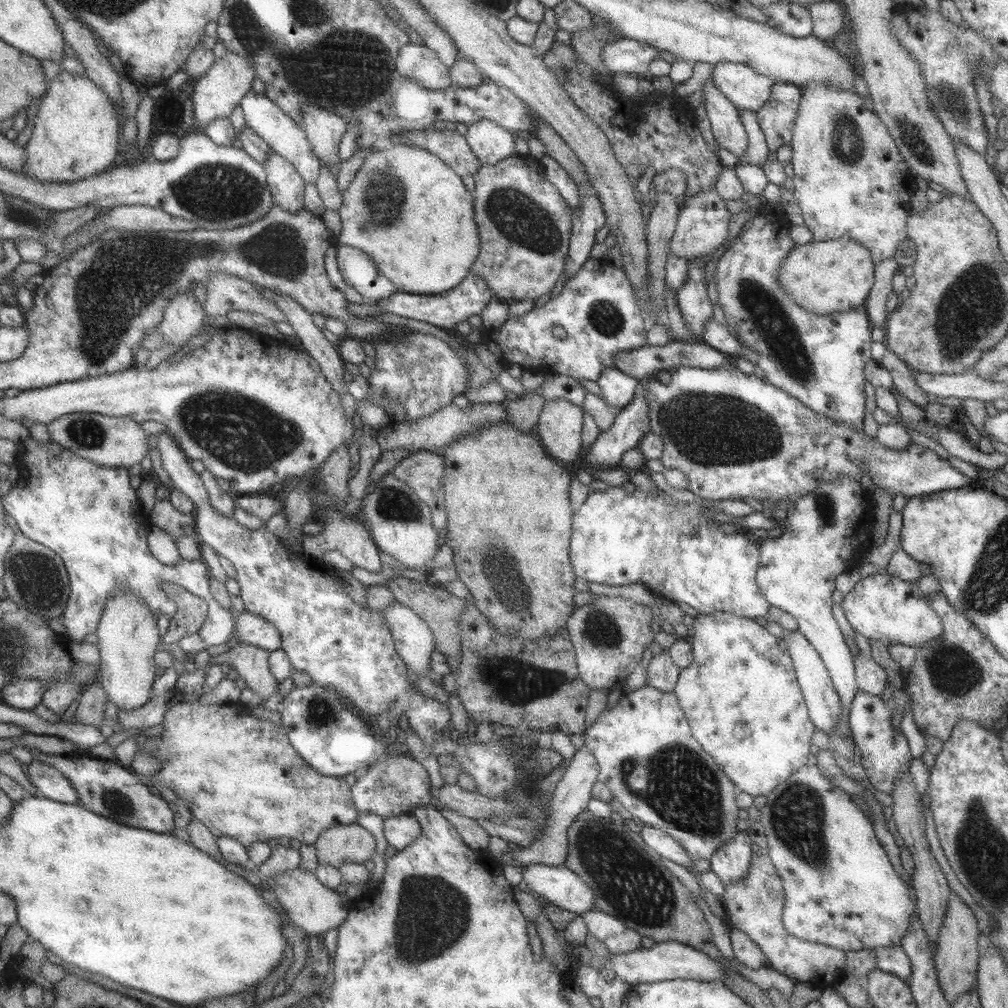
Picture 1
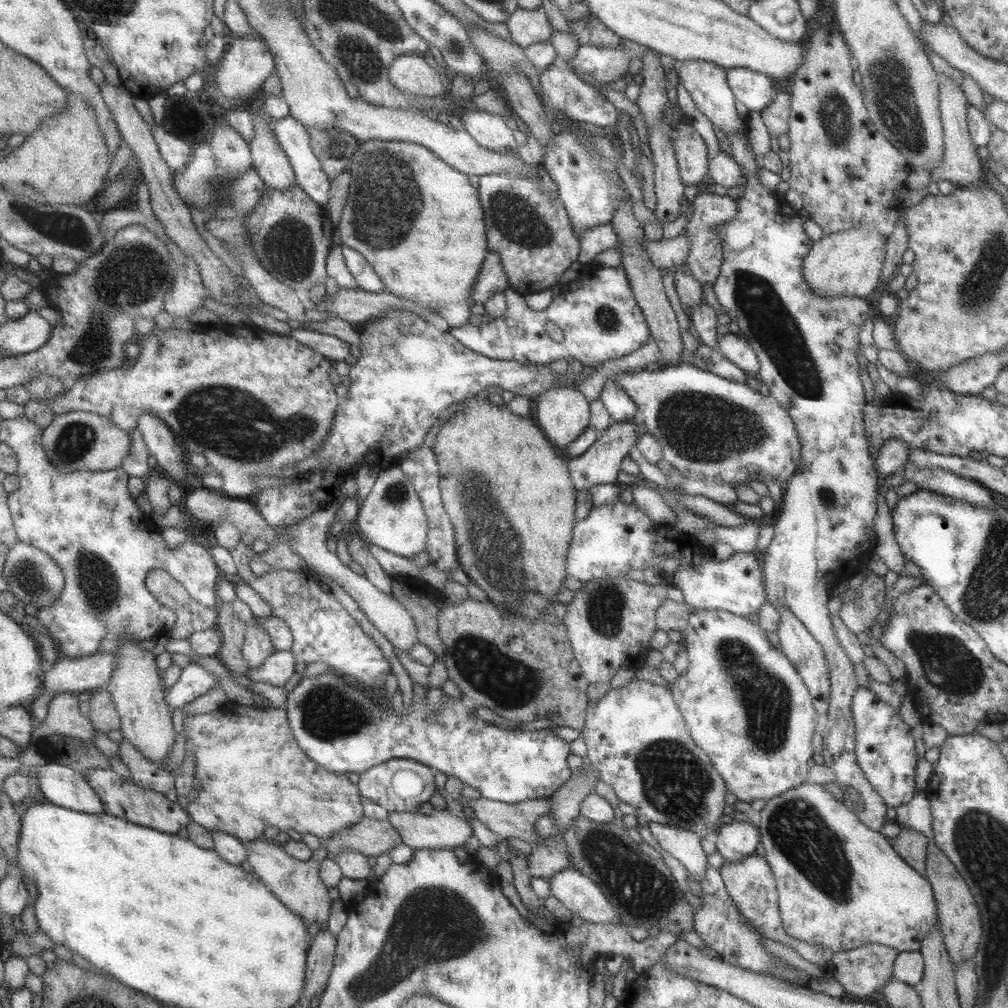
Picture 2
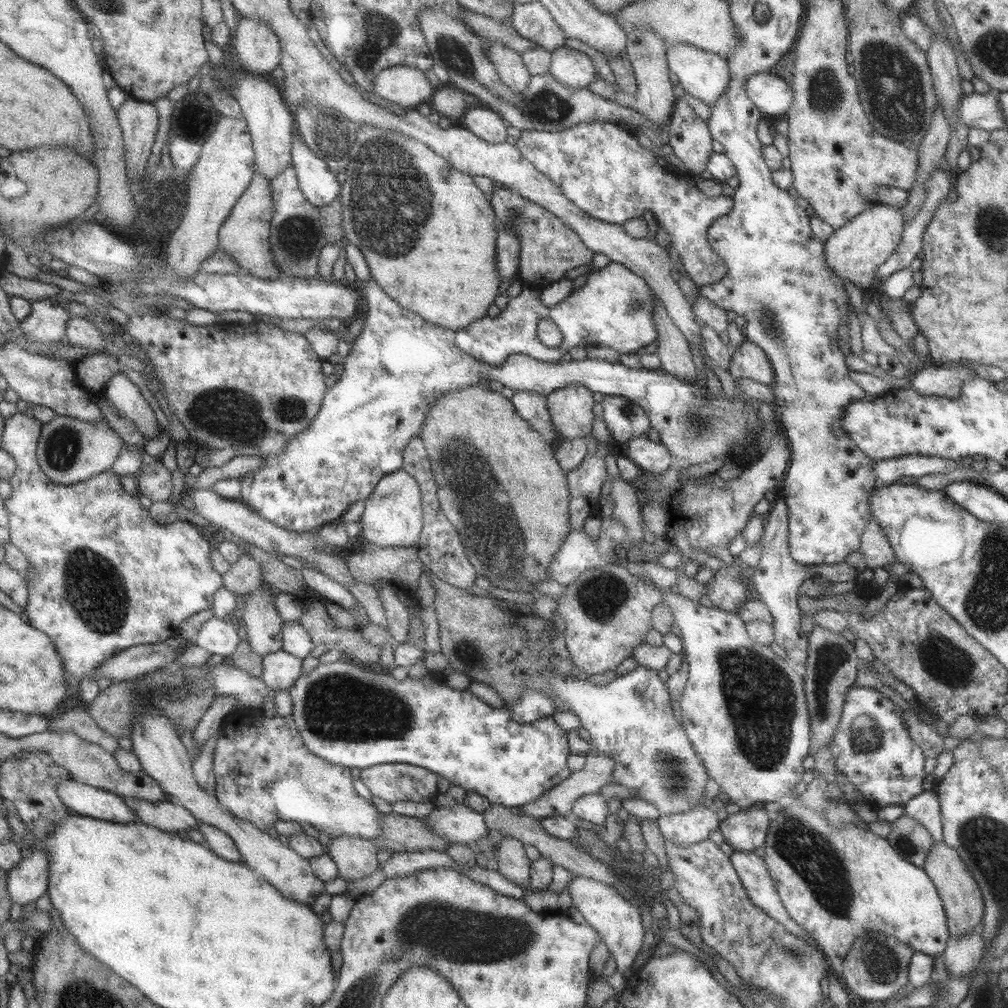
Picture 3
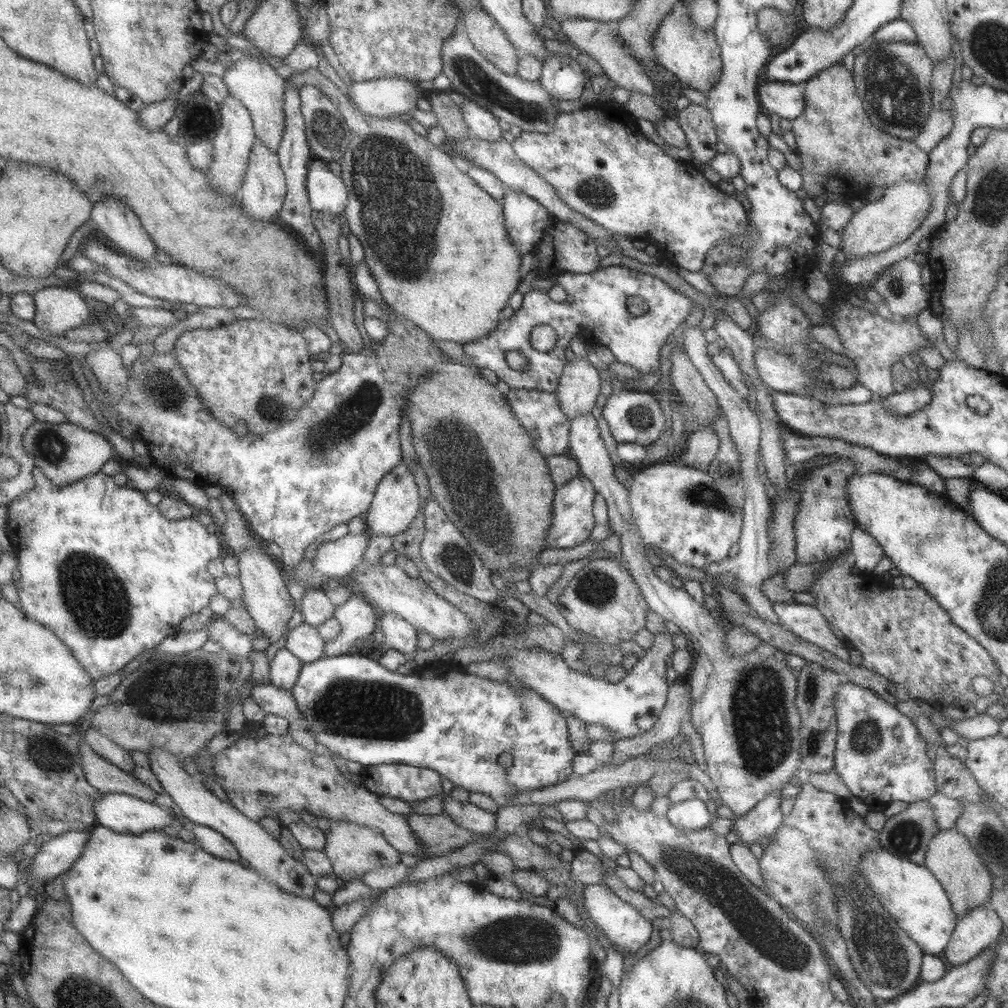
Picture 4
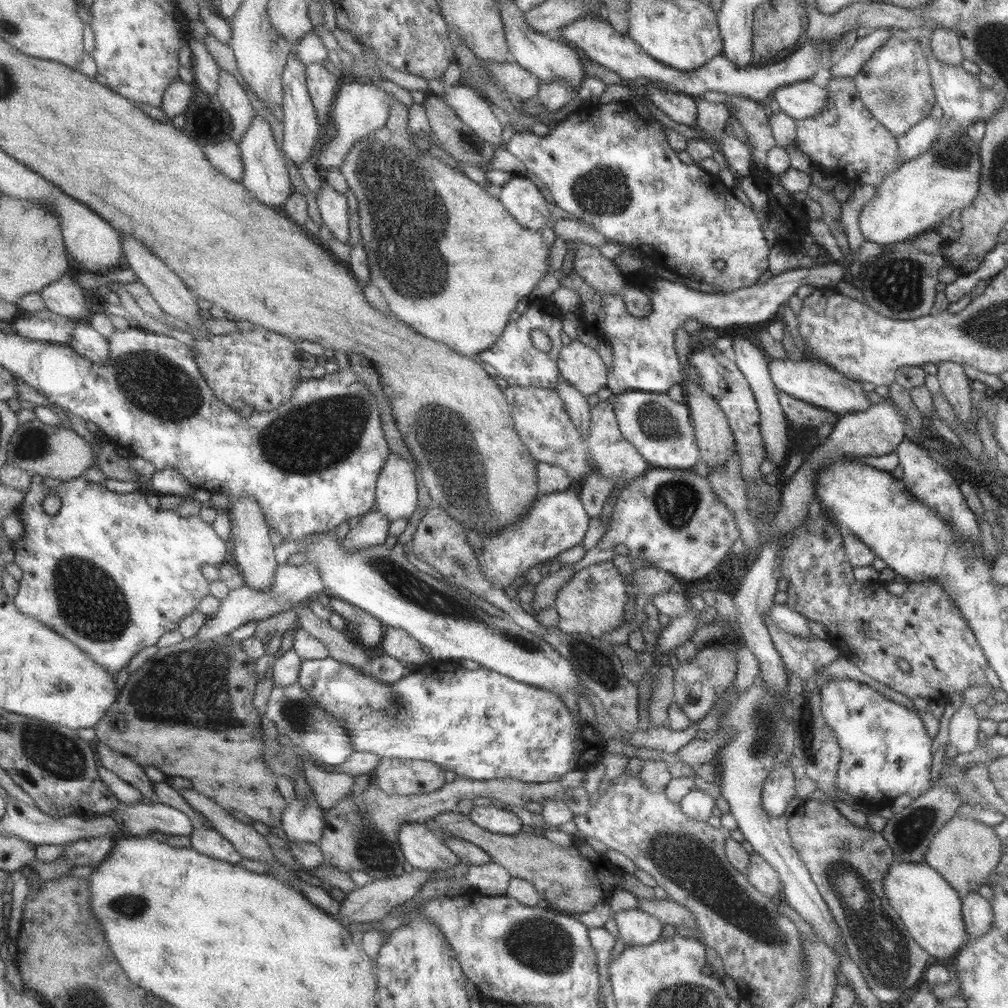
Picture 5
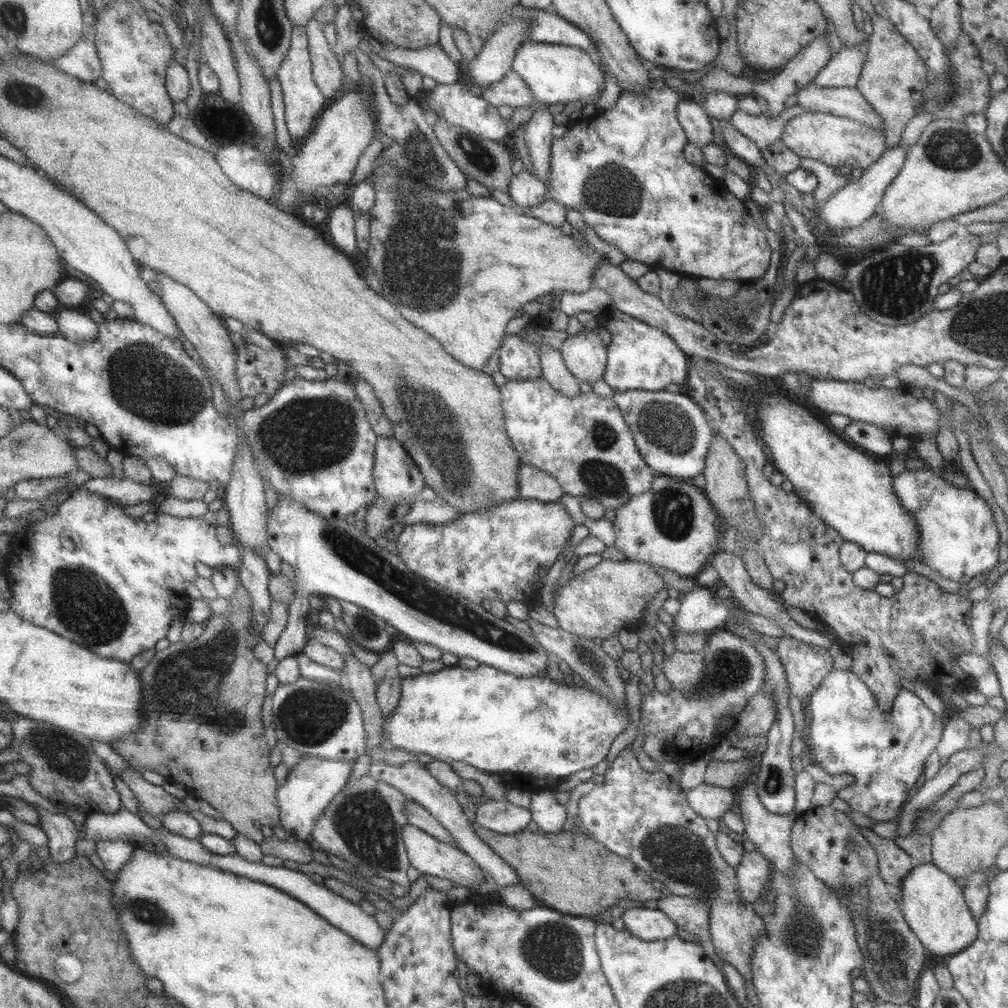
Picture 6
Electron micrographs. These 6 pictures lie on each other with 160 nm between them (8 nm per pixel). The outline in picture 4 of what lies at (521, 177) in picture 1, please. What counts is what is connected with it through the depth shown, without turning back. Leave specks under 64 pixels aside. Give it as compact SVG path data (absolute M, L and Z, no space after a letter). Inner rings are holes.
M551 218L545 230L541 233L539 243L531 251L535 259L535 268L537 273L543 275L557 276L559 273L571 272L575 274L593 274L598 268L600 258L596 252L596 245L589 239L585 233L571 224L557 221Z

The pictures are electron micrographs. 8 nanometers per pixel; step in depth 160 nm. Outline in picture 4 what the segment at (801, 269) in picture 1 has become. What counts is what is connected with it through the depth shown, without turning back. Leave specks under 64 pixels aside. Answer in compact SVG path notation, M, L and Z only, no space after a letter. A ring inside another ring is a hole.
M924 176L918 181L898 182L885 186L884 193L877 201L866 202L859 210L853 212L849 223L841 230L841 248L844 255L851 259L863 259L888 250L891 246L904 242L917 230L929 212L930 192L924 182Z

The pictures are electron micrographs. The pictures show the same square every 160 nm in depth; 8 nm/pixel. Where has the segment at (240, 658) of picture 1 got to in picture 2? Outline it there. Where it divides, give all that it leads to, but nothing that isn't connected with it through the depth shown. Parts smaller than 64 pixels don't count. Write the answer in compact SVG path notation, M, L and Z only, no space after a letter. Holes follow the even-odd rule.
M256 617L247 623L244 632L240 653L248 668L257 668L264 663L264 660L274 651L269 640L269 635L264 628L256 622Z

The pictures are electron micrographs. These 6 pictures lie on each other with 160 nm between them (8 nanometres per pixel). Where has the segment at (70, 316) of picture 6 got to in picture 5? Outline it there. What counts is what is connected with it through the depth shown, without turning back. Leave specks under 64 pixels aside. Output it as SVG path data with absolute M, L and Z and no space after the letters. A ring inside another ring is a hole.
M77 321L69 346L91 363L101 365L107 361L107 355L109 355L107 343L107 339L92 329L89 322Z

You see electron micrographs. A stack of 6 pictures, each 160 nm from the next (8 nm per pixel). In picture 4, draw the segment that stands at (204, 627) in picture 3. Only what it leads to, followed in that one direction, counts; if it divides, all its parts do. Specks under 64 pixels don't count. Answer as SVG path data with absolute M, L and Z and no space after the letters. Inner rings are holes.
M214 617L206 626L206 638L217 642L220 650L239 655L242 658L246 656L251 649L253 636L240 633L231 623L223 621L222 618Z

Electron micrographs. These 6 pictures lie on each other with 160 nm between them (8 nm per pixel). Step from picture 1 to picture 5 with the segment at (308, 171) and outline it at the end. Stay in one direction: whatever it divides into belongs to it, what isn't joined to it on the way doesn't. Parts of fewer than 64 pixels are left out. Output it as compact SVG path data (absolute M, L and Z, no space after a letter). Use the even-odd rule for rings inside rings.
M321 177L318 192L314 196L317 211L322 224L334 234L334 239L347 244L349 240L349 224L347 200L345 194L337 192L335 188Z

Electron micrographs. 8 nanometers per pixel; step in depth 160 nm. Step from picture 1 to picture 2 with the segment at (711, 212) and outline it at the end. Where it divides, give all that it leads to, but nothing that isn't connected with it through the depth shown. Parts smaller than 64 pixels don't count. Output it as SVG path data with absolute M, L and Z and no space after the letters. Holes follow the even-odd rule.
M683 231L679 236L675 236L673 240L661 239L659 241L650 242L643 238L641 246L645 252L645 258L651 262L651 266L660 272L661 269L683 266L687 253L689 253L689 240L683 236Z

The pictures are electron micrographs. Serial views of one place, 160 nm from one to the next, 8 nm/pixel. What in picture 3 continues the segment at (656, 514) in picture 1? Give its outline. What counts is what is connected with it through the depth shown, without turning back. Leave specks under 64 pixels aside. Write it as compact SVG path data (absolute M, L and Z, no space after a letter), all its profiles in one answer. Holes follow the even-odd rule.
M602 517L600 522L600 529L597 537L592 539L587 535L583 529L575 529L569 531L567 536L563 539L559 550L553 554L550 560L549 568L546 571L546 580L551 579L558 582L563 587L569 583L577 580L584 570L590 568L601 568L611 562L616 562L614 544L621 544L625 549L626 530L613 517ZM735 557L734 563L725 565L722 564L721 568L713 573L713 576L703 586L705 588L704 595L709 598L713 607L725 612L737 612L738 608L751 597L747 592L746 579L741 574L739 565L735 562L740 561Z

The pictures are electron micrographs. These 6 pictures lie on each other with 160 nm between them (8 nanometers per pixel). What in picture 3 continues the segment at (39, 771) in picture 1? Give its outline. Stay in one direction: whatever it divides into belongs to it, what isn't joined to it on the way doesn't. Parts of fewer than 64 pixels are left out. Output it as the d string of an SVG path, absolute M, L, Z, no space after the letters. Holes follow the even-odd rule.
M71 780L61 782L57 793L60 801L73 813L113 823L137 822L125 799L105 789Z

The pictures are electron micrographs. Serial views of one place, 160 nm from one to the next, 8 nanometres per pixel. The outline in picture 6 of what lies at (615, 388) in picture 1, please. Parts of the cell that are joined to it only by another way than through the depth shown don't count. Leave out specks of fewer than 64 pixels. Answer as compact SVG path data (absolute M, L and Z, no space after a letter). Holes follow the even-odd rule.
M629 389L621 392L614 391L611 397L631 431L641 458L650 469L654 470L655 474L691 482L693 476L702 473L704 458L715 431L708 425L708 419L702 408L696 402L693 402L690 396L687 396L686 393L671 393L665 390Z

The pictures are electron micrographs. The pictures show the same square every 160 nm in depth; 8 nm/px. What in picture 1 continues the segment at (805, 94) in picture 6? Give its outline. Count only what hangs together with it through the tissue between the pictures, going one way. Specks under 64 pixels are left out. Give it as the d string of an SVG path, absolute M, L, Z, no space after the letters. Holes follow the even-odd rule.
M718 62L710 78L715 88L738 109L756 111L769 98L771 78L757 74L743 63Z

